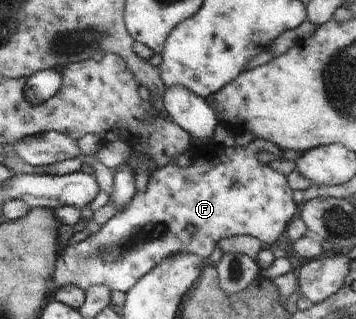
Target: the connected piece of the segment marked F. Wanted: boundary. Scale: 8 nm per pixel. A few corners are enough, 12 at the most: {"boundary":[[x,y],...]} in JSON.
{"boundary":[[213,144],[64,246],[54,287],[127,293],[168,256],[280,241],[284,159]]}

